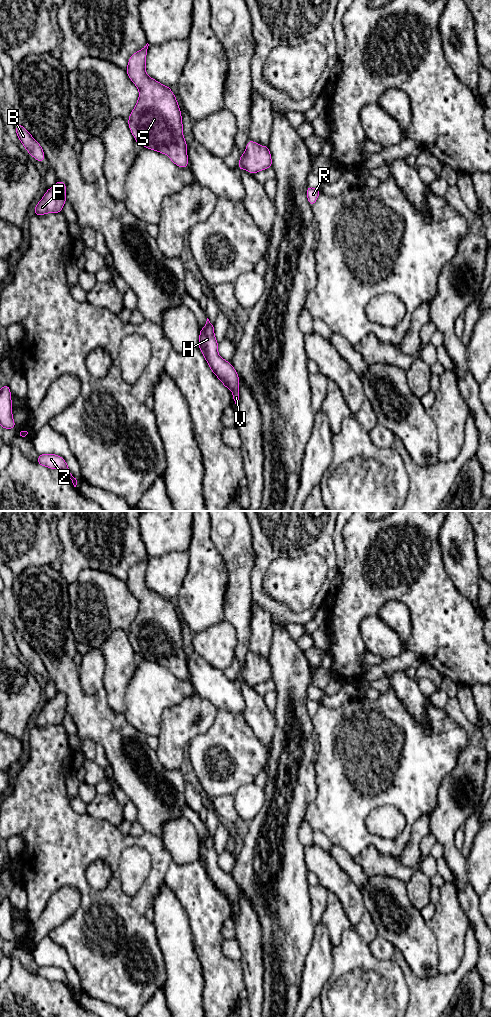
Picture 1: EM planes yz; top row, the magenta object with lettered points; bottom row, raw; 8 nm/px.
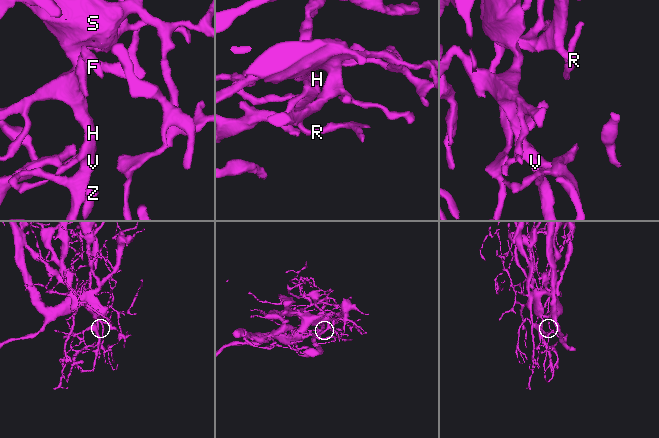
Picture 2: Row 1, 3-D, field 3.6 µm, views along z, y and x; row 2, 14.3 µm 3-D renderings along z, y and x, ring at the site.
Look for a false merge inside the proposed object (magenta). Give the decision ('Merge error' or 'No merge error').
No merge error

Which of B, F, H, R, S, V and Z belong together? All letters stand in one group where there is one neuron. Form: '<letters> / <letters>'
B F H R S V Z

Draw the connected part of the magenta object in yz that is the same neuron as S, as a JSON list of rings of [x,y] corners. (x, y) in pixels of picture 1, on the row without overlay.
[[[147,555],[140,563],[132,566],[126,580],[129,590],[139,602],[139,611],[130,626],[128,637],[138,657],[167,666],[174,676],[185,680],[188,679],[188,668],[181,623],[170,599],[147,587],[145,575],[148,558]]]

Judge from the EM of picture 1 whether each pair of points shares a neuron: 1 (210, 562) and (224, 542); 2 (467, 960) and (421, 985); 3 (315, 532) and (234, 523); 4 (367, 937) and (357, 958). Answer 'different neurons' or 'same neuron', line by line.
1: different neurons
2: same neuron
3: different neurons
4: different neurons

